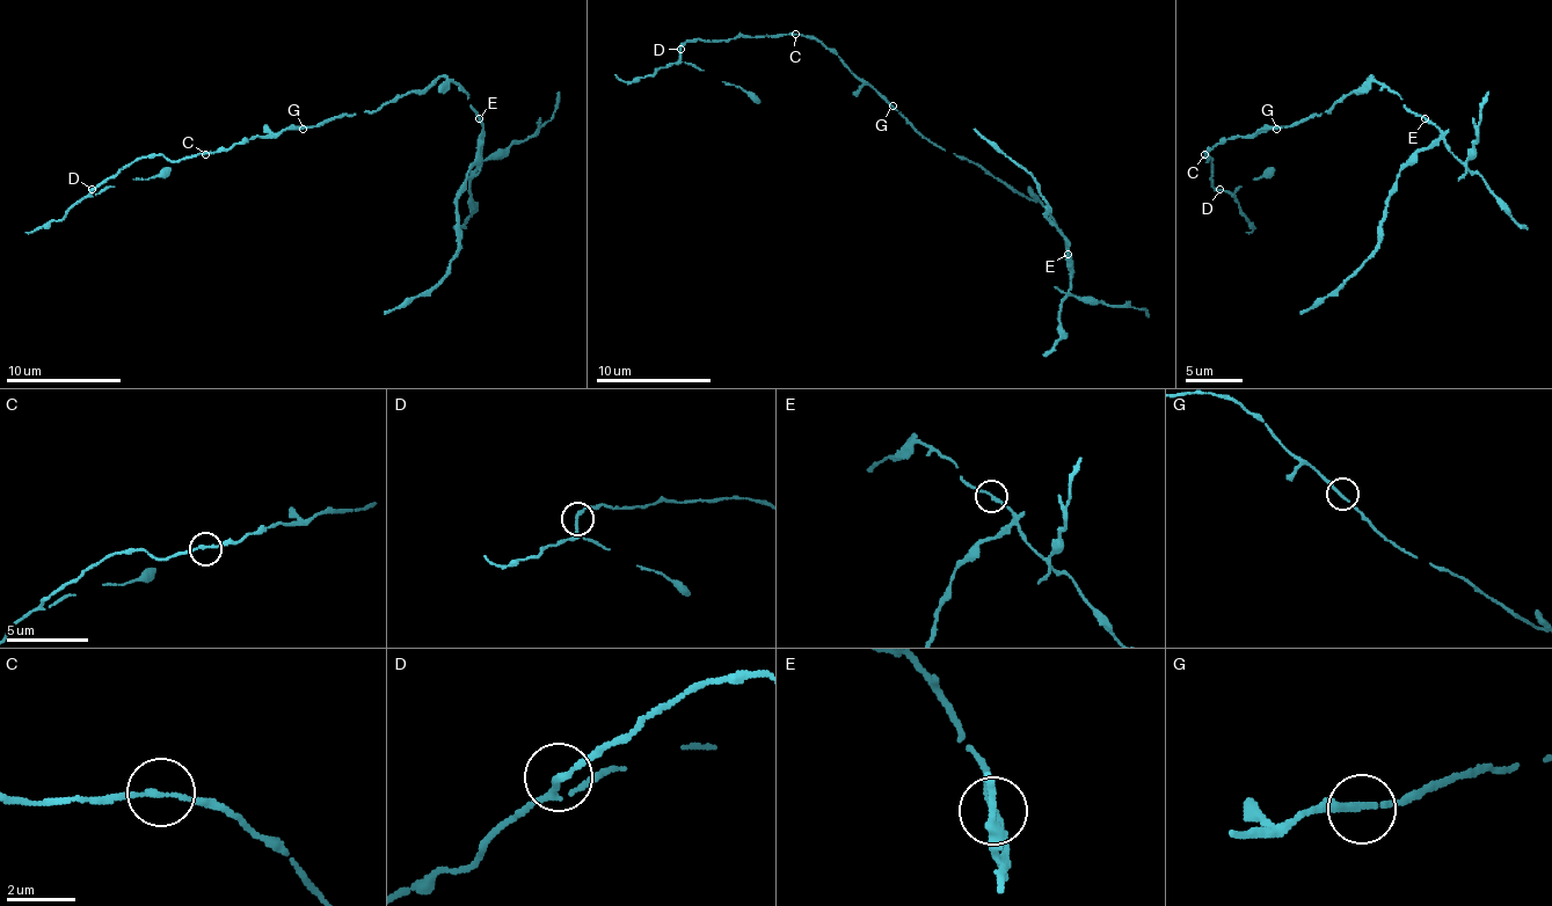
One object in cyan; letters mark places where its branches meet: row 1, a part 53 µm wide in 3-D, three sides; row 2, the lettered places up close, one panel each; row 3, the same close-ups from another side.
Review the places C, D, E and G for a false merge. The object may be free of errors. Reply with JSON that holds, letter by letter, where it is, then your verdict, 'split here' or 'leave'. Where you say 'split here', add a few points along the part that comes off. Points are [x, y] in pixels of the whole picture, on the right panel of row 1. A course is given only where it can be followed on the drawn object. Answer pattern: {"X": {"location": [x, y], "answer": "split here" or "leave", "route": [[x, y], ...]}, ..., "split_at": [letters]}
{"C": {"location": [1204, 154], "answer": "leave"}, "D": {"location": [1219, 189], "answer": "leave"}, "E": {"location": [1425, 118], "answer": "split here", "route": [[1426, 119], [1440, 133], [1400, 172], [1397, 189], [1389, 197], [1383, 238], [1371, 255], [1323, 300], [1299, 315]]}, "G": {"location": [1276, 129], "answer": "leave"}, "split_at": ["E"]}

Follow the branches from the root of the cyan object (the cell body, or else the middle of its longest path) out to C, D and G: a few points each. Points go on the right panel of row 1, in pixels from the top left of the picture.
C: (1328, 111), (1291, 125), (1265, 125), (1253, 133), (1231, 137), (1204, 154)
D: (1328, 111), (1291, 125), (1265, 125), (1210, 148), (1204, 154), (1210, 156), (1210, 183), (1219, 189)
G: (1328, 111), (1276, 129)

